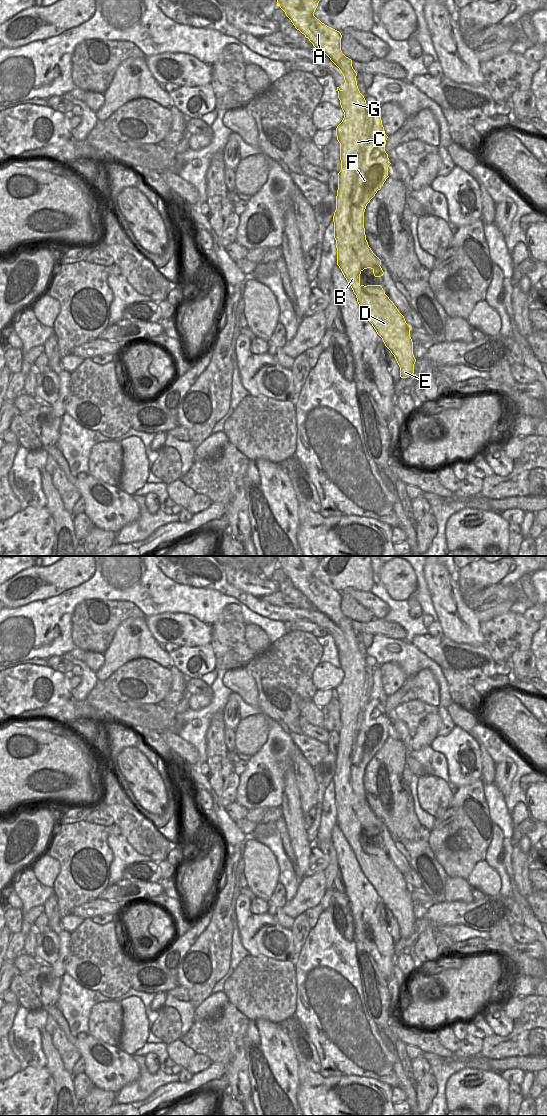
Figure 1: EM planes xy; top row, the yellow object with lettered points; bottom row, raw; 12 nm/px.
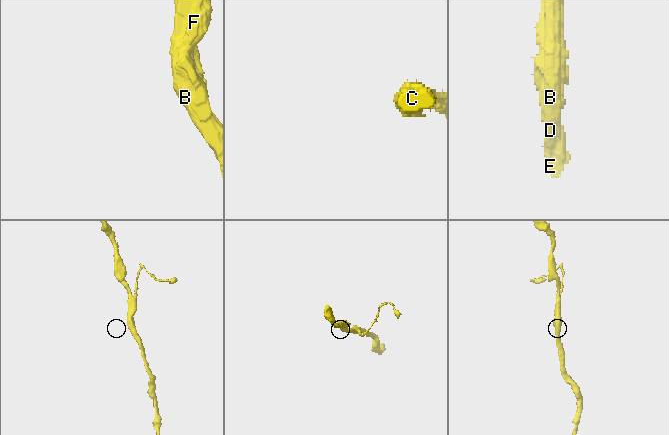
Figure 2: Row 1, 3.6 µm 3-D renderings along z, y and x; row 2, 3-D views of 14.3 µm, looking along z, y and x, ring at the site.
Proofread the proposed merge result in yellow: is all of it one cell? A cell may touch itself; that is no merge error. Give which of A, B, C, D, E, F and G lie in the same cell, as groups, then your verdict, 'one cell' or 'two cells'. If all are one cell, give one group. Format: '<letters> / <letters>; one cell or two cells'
A B C D E G / F; two cells

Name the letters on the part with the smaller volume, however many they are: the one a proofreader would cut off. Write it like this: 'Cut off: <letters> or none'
Cut off: F

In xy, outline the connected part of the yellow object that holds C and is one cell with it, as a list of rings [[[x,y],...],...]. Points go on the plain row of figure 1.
[[[277,556],[276,560],[295,588],[309,599],[316,610],[326,614],[344,636],[344,649],[337,647],[344,672],[344,678],[336,688],[341,720],[333,776],[337,825],[356,855],[362,872],[394,915],[400,927],[400,937],[407,938],[414,933],[416,922],[411,888],[381,845],[360,844],[364,828],[356,814],[356,807],[349,804],[355,800],[345,798],[352,788],[352,780],[346,778],[352,775],[352,758],[373,687],[373,668],[366,664],[358,649],[352,620],[341,611],[341,593],[314,576],[320,560],[315,556]]]

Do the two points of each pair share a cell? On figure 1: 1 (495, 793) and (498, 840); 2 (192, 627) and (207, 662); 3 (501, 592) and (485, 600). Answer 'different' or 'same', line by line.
1: different
2: different
3: same

